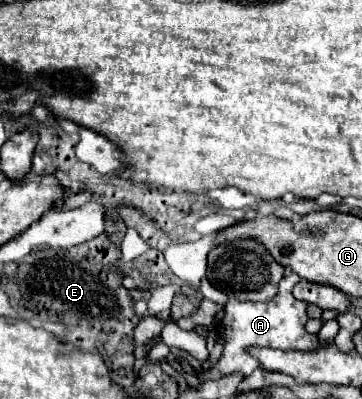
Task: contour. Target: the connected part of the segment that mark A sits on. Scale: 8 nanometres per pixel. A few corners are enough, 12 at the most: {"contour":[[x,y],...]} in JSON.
{"contour":[[291,272],[269,302],[225,304],[223,356],[201,381],[261,368],[249,346],[315,350]]}

